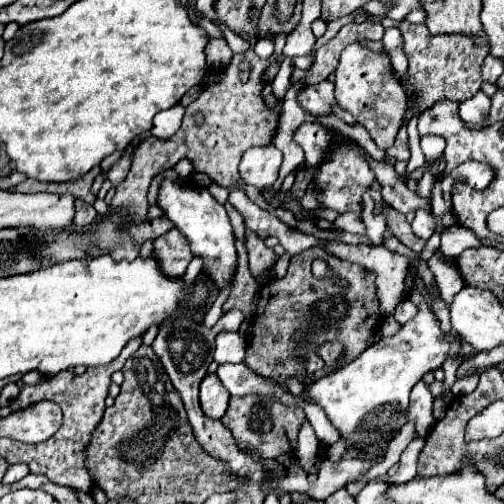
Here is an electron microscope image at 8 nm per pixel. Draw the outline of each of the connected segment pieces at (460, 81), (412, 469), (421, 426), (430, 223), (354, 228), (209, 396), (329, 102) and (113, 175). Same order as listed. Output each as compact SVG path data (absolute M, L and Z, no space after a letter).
M403 22L399 26L405 38L405 54L409 58L409 80L419 94L421 110L429 108L433 102L449 98L455 102L469 100L481 88L481 66L489 54L489 42L481 38L457 38L457 36L431 36L425 24Z
M416 437L415 440L411 440L400 456L399 470L391 478L393 482L407 482L417 475L417 461L424 445L425 440L423 438Z
M419 380L413 390L411 390L411 404L409 404L409 416L415 418L417 422L417 434L419 436L427 436L431 426L435 424L433 418L433 396L429 392L429 386L425 384L425 380Z
M415 210L415 218L411 226L413 226L413 234L423 240L429 240L431 234L435 232L435 220L429 210Z
M341 214L341 216L337 216L337 220L333 220L333 230L365 234L365 224L355 214Z
M207 374L203 378L199 400L207 416L219 420L225 414L227 404L229 404L229 392L225 390L225 386L221 386L221 380L217 378L217 374Z
M323 80L319 82L319 90L315 90L315 86L303 86L297 92L297 102L299 106L309 112L315 118L323 118L327 114L337 116L331 106L335 104L335 96L333 96L333 82L331 80Z
M123 156L119 162L113 164L113 168L107 172L107 178L111 180L113 186L119 186L123 182L123 178L127 176L129 172L129 164L131 164L131 158L129 156Z

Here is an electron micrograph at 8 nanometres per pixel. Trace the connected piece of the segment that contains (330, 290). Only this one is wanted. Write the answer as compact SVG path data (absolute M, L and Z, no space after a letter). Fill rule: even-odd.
M313 246L297 256L291 258L289 262L289 270L283 278L269 278L261 290L259 290L259 302L257 302L257 314L253 318L253 340L249 338L247 344L247 356L245 356L245 364L249 364L251 370L255 370L261 376L267 376L271 380L275 380L281 386L285 384L285 376L297 376L301 382L307 374L313 374L321 368L325 368L325 362L315 354L315 346L327 342L341 342L345 346L343 356L339 358L339 366L349 364L353 358L357 358L365 348L367 342L371 338L371 334L375 332L375 322L383 320L383 312L381 312L381 304L377 298L377 288L375 288L375 274L367 268L361 268L357 264L339 260L335 256L331 256L325 248L321 246ZM313 260L325 260L327 266L331 268L333 274L337 274L339 278L347 280L349 286L341 286L339 282L335 282L333 278L315 278L311 272L311 264Z

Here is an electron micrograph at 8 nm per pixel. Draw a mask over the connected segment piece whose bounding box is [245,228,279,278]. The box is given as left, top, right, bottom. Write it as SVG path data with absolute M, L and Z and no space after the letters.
M245 228L245 248L249 252L249 268L255 278L259 278L261 272L271 268L273 262L279 258L271 248L265 246L265 240L253 234L249 228Z

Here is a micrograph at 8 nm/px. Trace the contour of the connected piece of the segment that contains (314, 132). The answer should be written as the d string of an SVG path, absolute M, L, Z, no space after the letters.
M303 122L295 130L293 140L303 148L307 166L313 166L313 162L321 158L321 150L325 150L325 142L329 142L329 134L325 134L325 128L317 122Z

